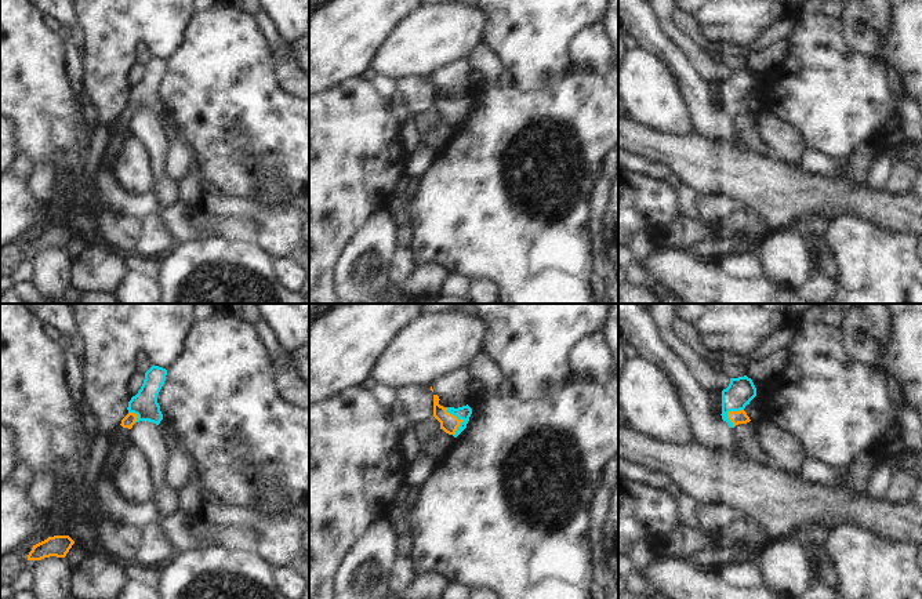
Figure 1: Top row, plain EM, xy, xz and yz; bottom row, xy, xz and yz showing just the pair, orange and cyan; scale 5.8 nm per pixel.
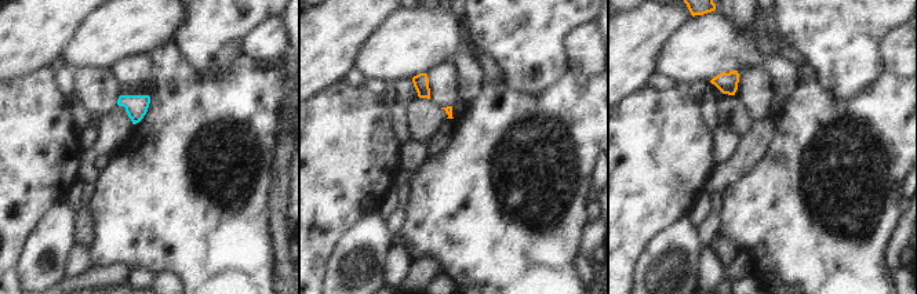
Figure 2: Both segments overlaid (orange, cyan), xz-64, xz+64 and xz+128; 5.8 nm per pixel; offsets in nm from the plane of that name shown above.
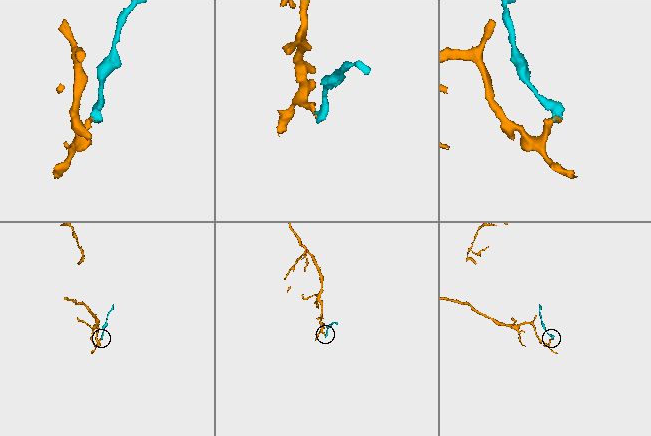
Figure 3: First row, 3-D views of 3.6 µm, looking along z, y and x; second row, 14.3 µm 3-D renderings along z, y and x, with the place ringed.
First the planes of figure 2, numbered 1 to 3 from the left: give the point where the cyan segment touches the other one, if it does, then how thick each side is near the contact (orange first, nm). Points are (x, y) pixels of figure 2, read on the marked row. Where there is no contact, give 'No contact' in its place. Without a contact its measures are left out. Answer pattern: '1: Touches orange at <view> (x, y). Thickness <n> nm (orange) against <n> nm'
1: No contact
2: No contact
3: No contact.

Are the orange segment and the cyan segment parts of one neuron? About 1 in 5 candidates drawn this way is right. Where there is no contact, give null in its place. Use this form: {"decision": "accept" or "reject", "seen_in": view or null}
{"decision": "accept", "seen_in": "xz"}

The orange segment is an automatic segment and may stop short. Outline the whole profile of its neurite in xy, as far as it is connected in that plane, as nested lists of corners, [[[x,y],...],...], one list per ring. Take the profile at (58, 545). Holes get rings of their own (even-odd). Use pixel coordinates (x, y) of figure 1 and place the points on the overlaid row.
[[[54,536],[33,545],[28,560],[41,560],[44,558],[65,558],[75,541],[69,536]]]

